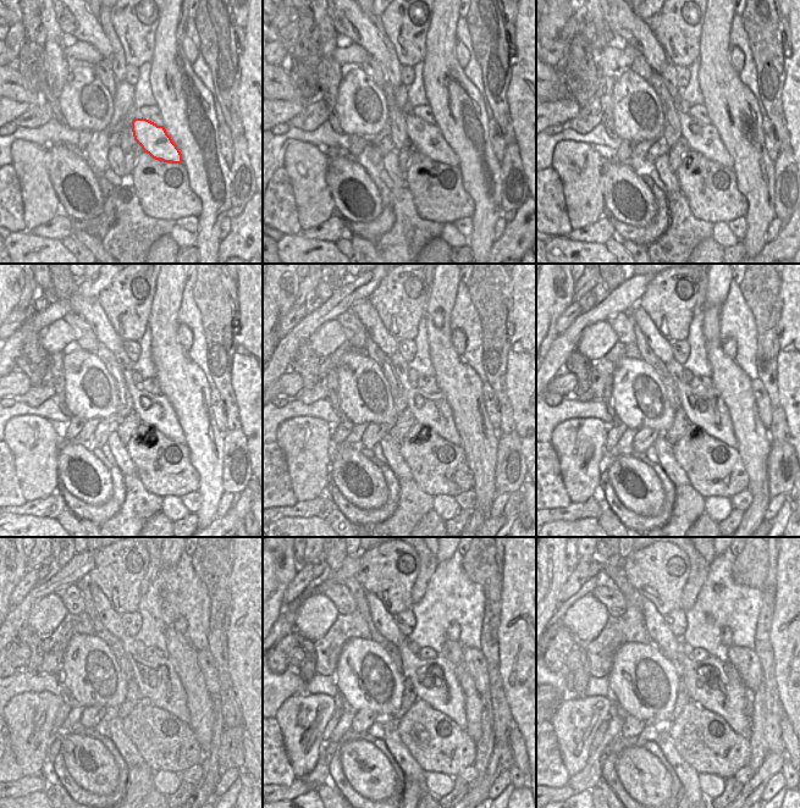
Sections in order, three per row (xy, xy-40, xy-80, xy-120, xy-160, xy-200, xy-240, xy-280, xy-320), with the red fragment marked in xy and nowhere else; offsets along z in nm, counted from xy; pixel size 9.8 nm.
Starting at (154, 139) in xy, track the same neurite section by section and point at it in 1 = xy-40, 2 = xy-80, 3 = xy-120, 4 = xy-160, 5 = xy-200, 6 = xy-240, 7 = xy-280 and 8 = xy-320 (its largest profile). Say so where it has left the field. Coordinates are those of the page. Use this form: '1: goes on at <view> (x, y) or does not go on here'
1: goes on at xy-40 (428, 138)
2: goes on at xy-80 (702, 138)
3: goes on at xy-120 (155, 410)
4: goes on at xy-160 (429, 409)
5: goes on at xy-200 (705, 408)
6: goes on at xy-240 (156, 679)
7: goes on at xy-280 (434, 680)
8: goes on at xy-320 (713, 684)

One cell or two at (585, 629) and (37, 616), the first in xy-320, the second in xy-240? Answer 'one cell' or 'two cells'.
one cell

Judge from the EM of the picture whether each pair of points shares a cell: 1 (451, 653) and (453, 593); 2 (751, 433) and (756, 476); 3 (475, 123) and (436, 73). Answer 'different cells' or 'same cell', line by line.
1: different cells
2: same cell
3: same cell

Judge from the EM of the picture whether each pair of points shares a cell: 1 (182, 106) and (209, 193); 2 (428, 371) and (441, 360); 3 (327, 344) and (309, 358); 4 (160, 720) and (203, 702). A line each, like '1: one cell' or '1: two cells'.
1: one cell
2: two cells
3: two cells
4: two cells

